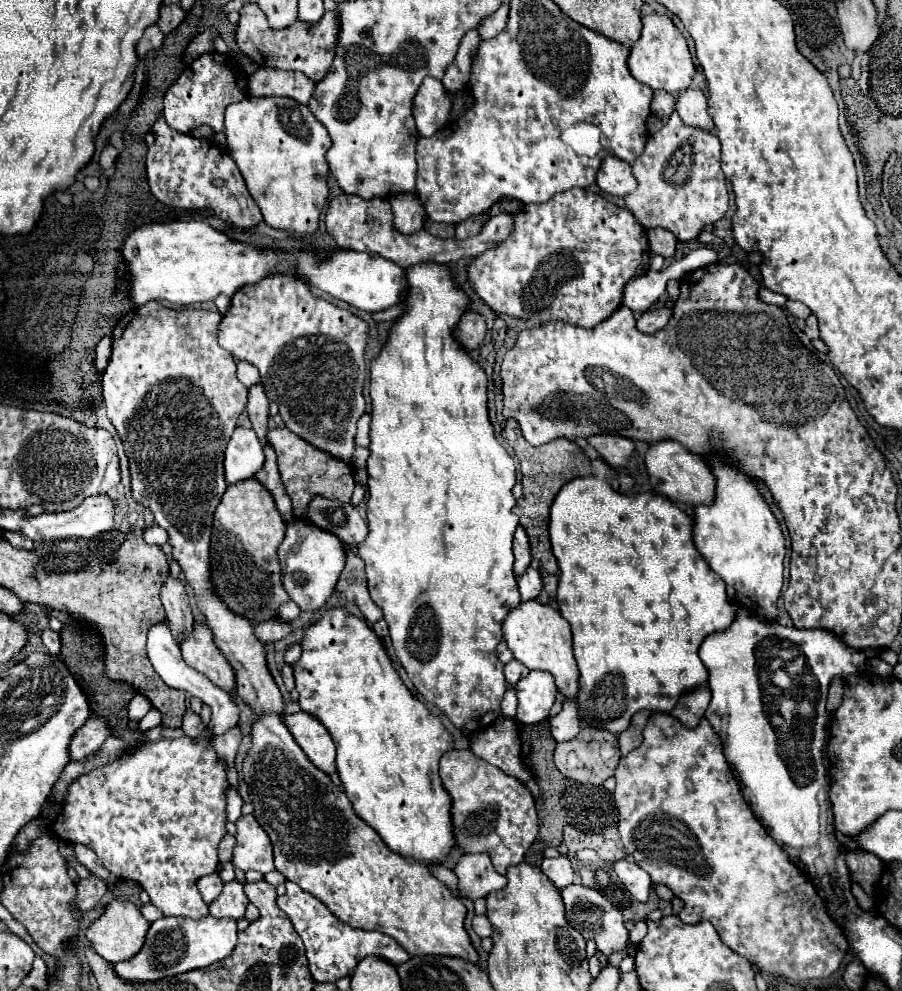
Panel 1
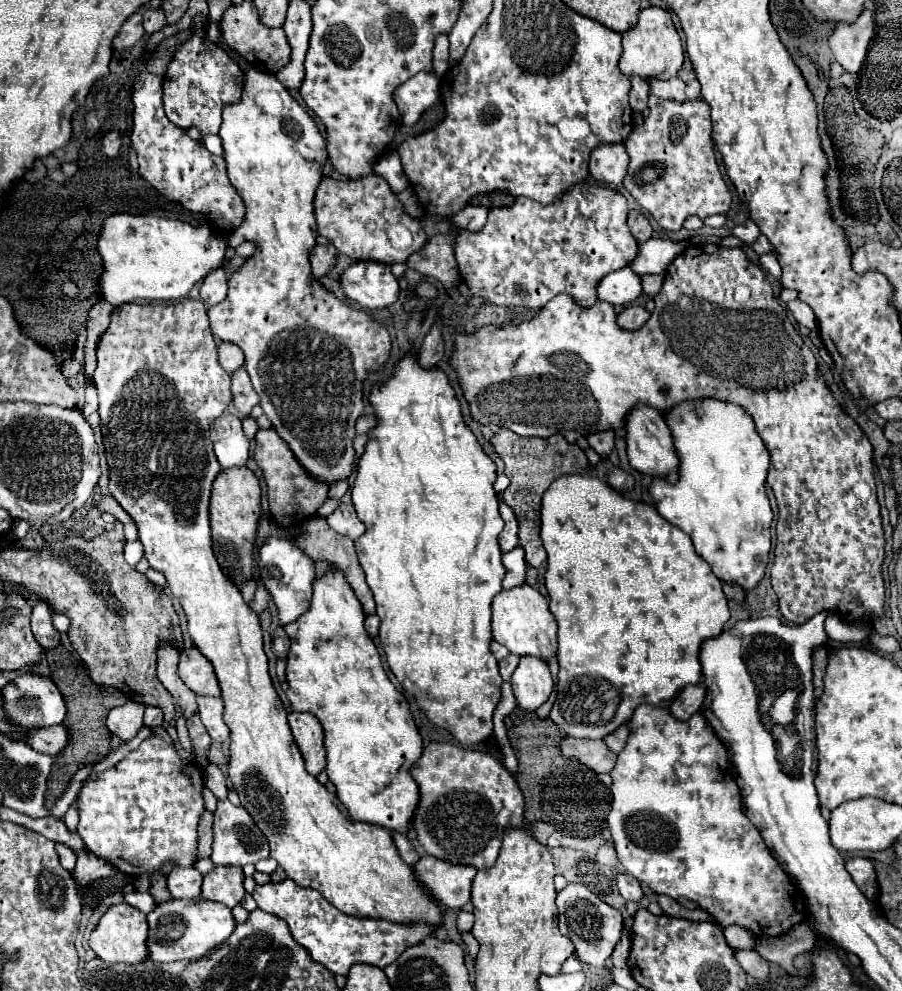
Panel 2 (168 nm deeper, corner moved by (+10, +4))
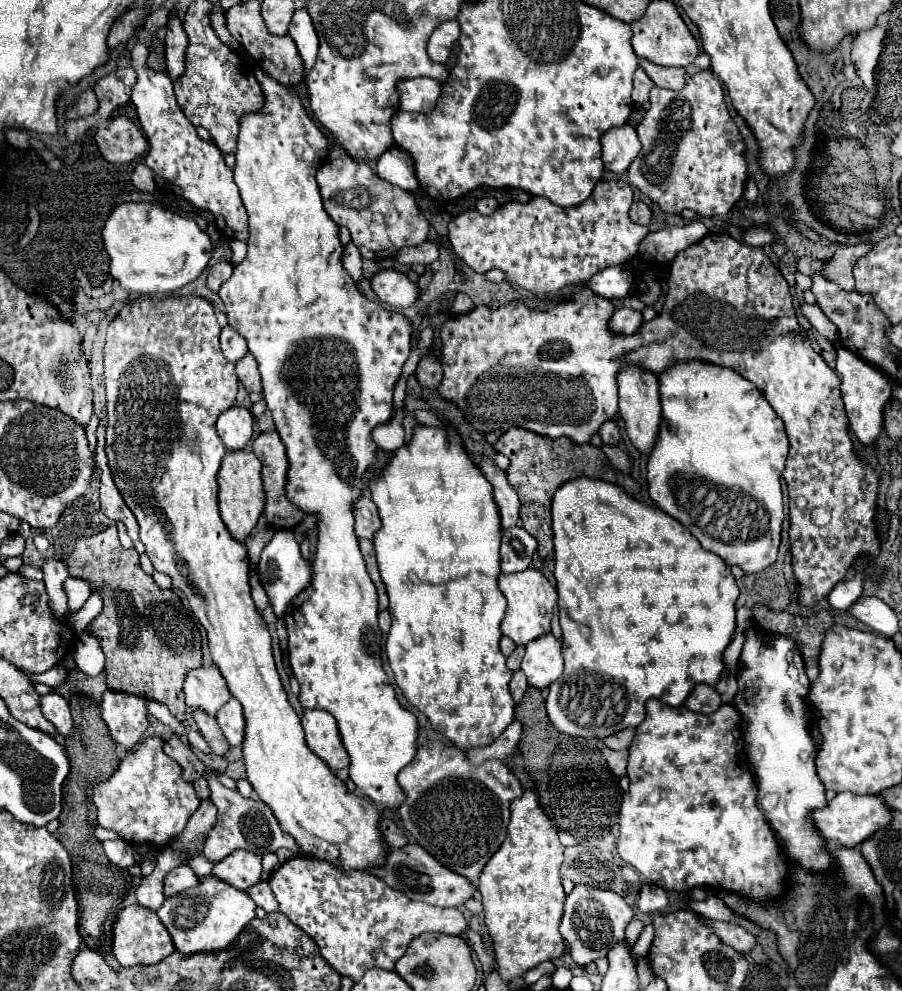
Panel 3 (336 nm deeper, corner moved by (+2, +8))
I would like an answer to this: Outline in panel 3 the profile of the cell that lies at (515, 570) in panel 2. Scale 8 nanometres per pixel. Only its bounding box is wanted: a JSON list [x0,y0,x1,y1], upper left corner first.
[500,526,536,574]

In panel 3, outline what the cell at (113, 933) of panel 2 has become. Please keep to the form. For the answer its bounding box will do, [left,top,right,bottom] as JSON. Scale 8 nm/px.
[112,904,174,966]

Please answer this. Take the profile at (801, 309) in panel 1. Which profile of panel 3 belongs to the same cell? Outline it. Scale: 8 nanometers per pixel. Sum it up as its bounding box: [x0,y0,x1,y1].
[800,304,838,342]

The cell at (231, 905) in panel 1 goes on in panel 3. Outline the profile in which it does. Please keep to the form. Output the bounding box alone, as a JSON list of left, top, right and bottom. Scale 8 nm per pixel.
[210,850,262,892]

